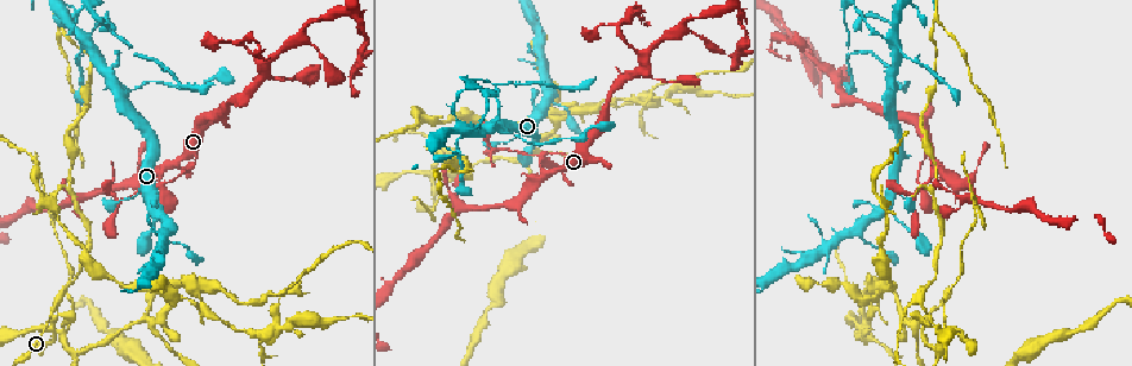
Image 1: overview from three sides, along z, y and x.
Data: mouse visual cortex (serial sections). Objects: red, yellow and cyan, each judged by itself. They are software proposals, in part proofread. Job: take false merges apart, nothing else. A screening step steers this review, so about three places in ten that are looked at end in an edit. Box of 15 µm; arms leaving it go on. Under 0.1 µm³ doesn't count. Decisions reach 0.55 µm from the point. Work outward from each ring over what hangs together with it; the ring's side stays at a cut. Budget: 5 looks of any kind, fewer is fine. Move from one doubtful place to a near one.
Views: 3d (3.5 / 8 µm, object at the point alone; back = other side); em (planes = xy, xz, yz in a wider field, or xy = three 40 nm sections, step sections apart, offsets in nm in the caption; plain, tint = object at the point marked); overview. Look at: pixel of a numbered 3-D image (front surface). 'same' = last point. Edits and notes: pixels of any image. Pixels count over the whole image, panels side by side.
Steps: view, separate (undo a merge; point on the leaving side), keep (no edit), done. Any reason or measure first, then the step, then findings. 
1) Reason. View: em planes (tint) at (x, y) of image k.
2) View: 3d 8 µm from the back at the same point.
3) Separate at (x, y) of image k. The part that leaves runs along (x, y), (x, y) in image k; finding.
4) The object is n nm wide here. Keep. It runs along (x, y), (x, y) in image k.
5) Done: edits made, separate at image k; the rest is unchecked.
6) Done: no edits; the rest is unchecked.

A fork. View: 3d 3.5 µm at (888, 98) of image 1.

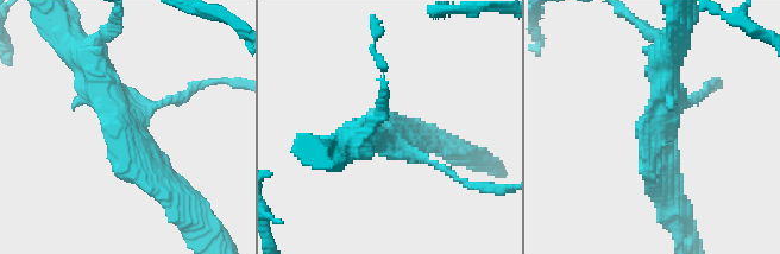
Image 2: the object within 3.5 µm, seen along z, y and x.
Now the EM. View: em xy step 3 (tint) at (127, 128) of image 2.

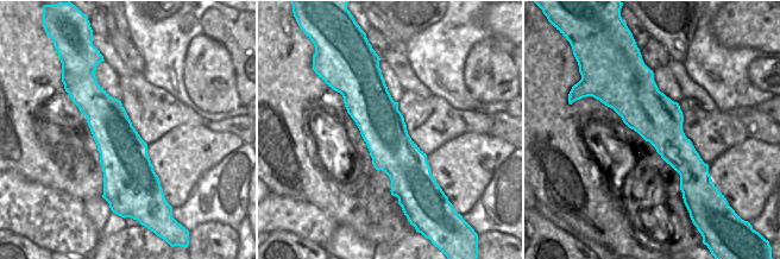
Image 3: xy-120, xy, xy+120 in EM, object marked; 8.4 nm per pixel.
Keep. It runs along (376, 73), (400, 195) in image 3; one cell here.

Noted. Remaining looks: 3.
Thin neck. View: 3d 3.5 µm at (467, 128) of image 1.

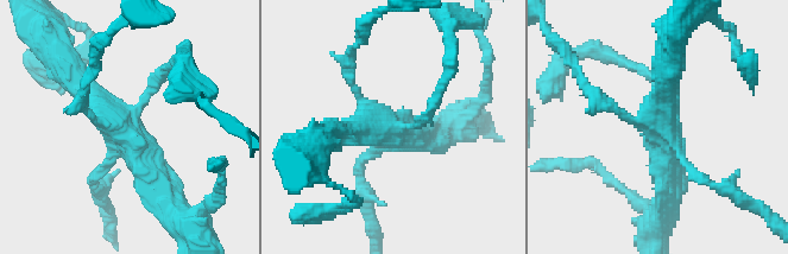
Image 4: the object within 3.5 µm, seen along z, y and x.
View: em xy step 3 (plain) at (662, 124) of image 4.

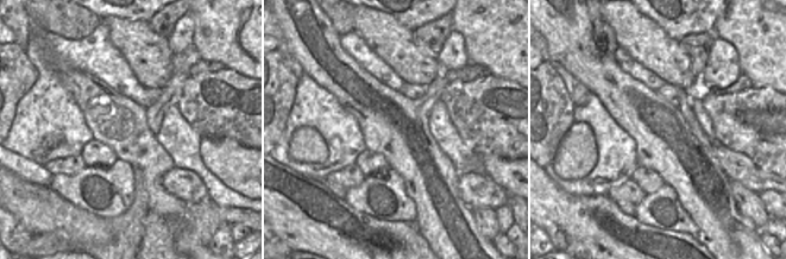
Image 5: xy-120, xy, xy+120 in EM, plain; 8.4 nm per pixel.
Where the object lies. View: em xy step 3 (tint) at the same point.

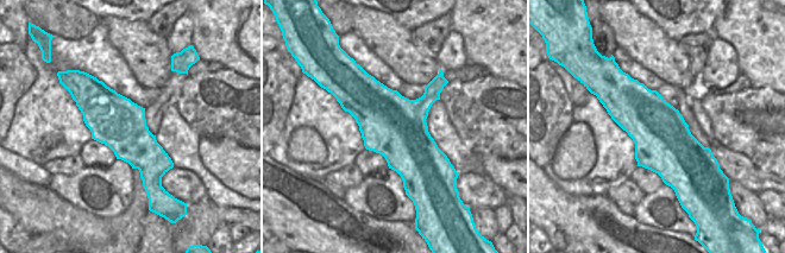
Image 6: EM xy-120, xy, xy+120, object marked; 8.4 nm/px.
The object is 550 nm wide here. Keep. It runs along (159, 190), (133, 139), (64, 67) in image 4; all the same cell.

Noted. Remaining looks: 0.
Done: no edits; the rest is unchecked.

